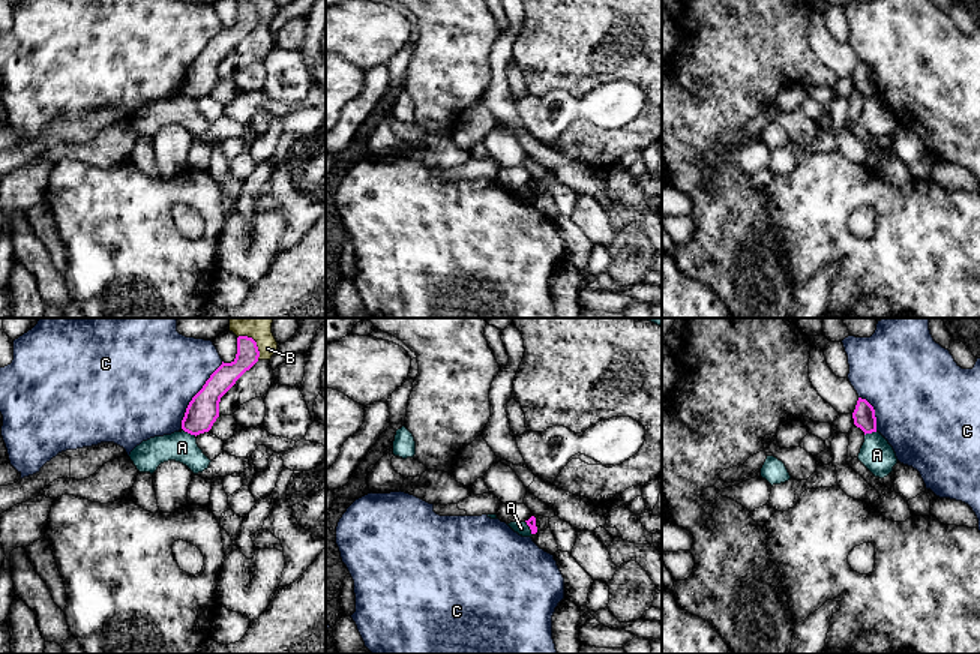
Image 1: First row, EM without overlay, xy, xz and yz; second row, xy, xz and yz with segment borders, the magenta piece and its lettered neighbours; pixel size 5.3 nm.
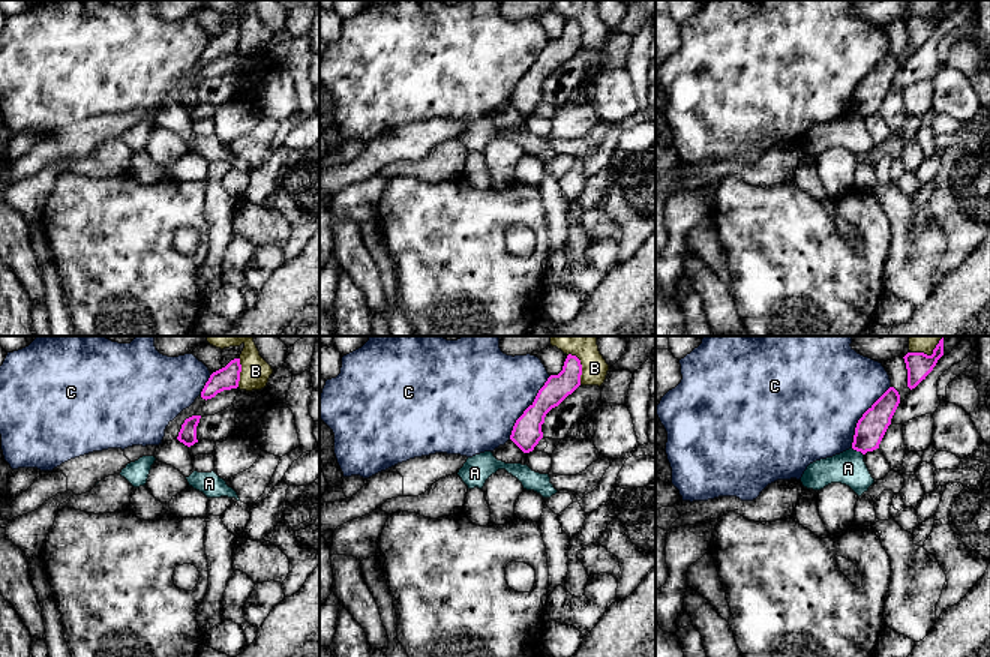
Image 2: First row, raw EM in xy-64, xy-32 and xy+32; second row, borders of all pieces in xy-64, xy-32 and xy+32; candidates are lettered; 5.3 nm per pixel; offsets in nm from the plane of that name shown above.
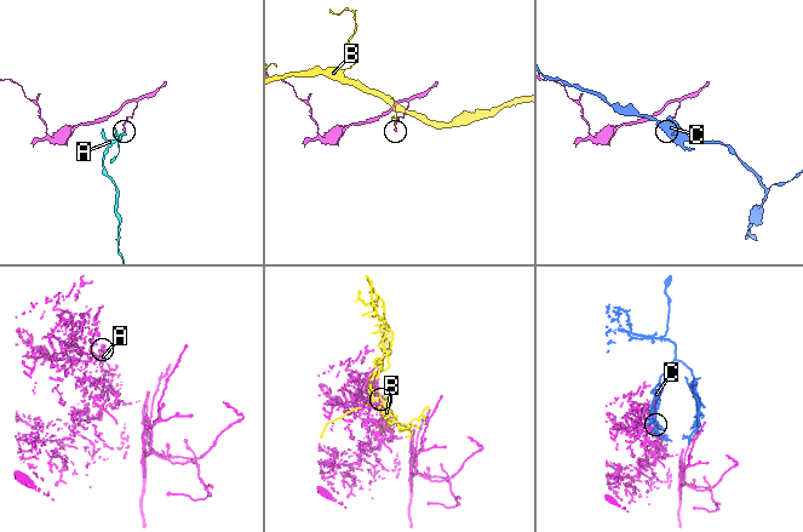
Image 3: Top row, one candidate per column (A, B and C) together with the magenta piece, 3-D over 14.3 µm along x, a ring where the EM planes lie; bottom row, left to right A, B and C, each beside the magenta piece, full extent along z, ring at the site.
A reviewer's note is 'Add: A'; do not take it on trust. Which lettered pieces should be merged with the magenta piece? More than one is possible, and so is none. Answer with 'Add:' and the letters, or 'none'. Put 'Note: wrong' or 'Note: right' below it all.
Add: none
Note: wrong

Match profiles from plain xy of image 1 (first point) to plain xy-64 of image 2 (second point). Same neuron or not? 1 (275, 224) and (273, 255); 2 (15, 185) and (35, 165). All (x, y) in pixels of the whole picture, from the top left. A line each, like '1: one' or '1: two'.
1: one
2: two

